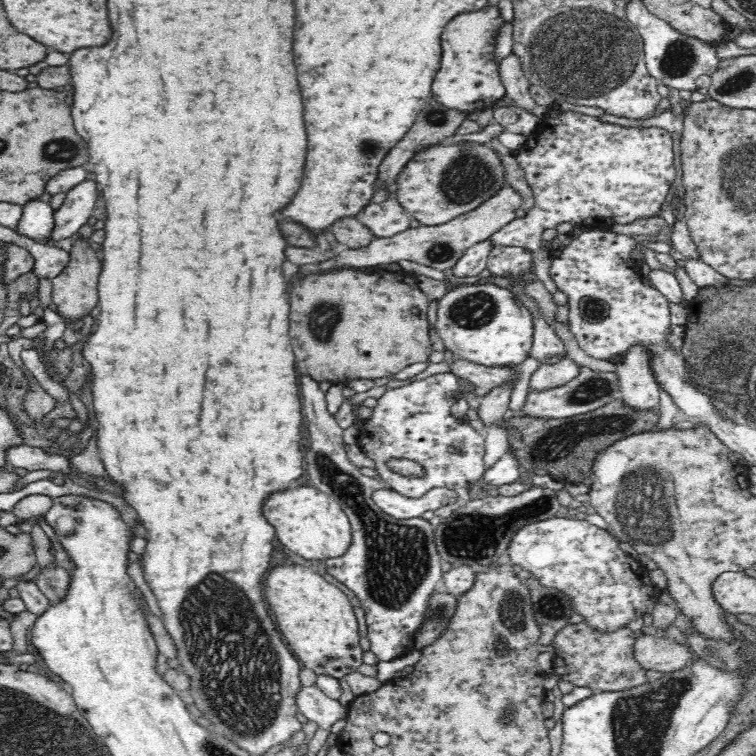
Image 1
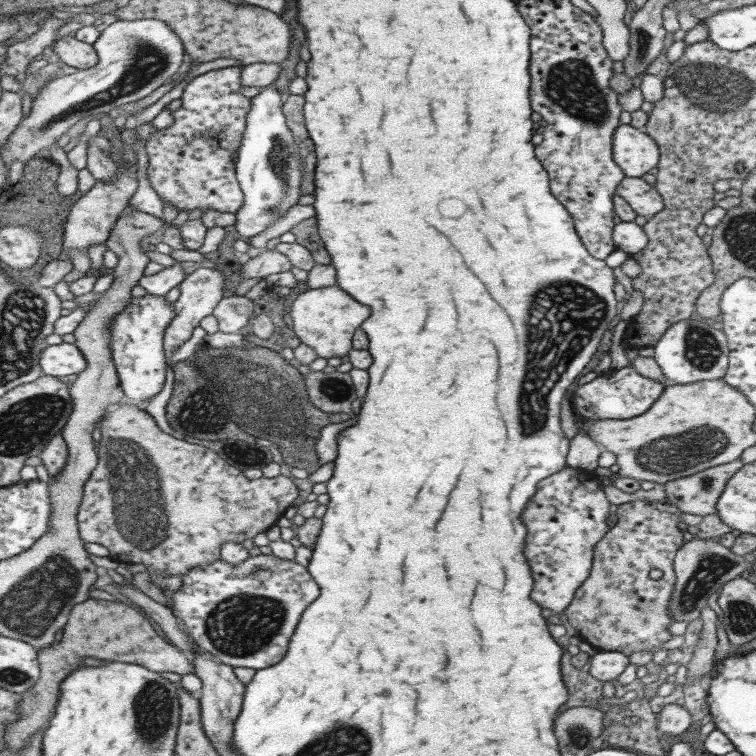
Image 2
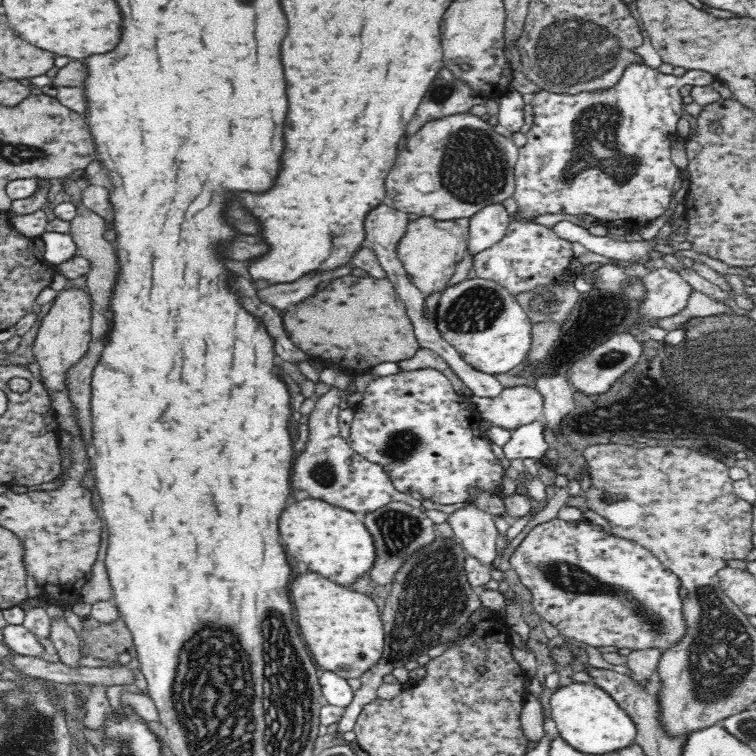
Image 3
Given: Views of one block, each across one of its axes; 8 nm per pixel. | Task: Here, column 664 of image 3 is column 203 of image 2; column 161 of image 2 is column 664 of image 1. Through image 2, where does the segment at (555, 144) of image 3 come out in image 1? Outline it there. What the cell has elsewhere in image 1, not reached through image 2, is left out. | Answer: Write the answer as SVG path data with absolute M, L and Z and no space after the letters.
M553 107L551 112L555 114L540 119L537 128L527 135L526 144L515 152L515 158L524 169L526 182L534 194L534 207L526 210L524 217L514 218L510 224L495 232L489 241L494 247L516 246L531 250L533 272L553 294L557 291L557 286L549 275L552 251L543 247L545 244L541 239L542 232L546 228L556 228L562 222L576 224L579 229L585 226L594 226L597 229L602 224L623 225L658 215L670 185L675 180L676 168L672 154L672 137L665 129L604 123L598 118L576 112L564 112L557 107Z

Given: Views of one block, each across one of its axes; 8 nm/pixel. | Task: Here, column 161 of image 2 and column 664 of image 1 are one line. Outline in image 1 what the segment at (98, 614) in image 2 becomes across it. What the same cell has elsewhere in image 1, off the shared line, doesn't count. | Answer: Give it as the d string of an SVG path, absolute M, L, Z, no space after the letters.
M644 634L635 640L633 656L644 670L669 673L680 670L691 662L692 651L682 642Z

